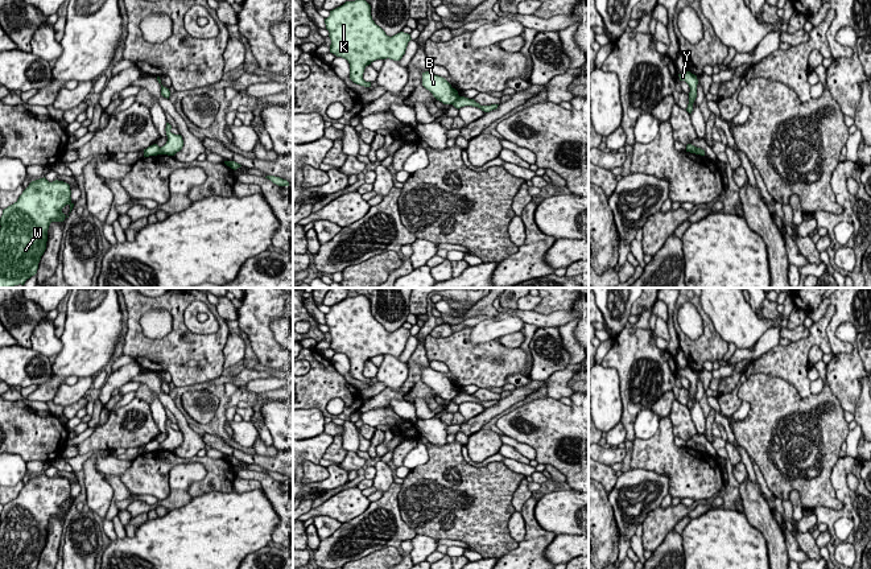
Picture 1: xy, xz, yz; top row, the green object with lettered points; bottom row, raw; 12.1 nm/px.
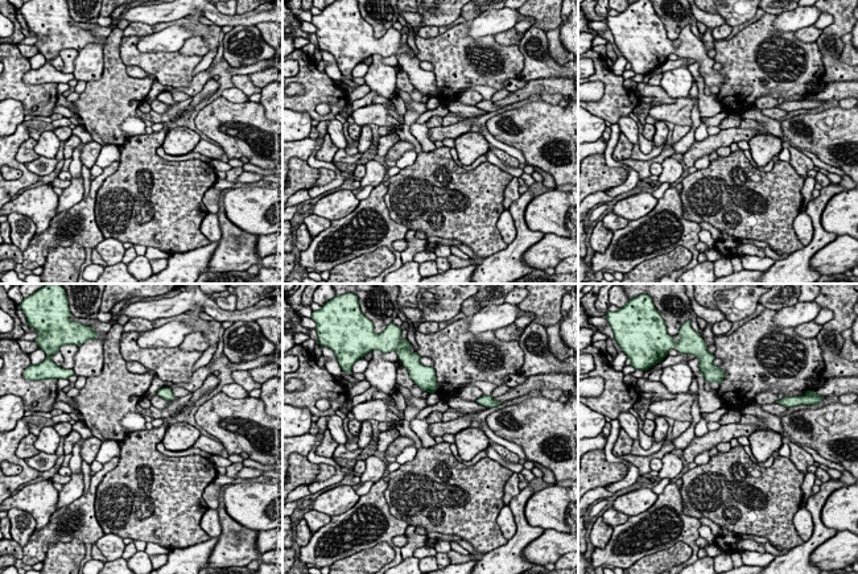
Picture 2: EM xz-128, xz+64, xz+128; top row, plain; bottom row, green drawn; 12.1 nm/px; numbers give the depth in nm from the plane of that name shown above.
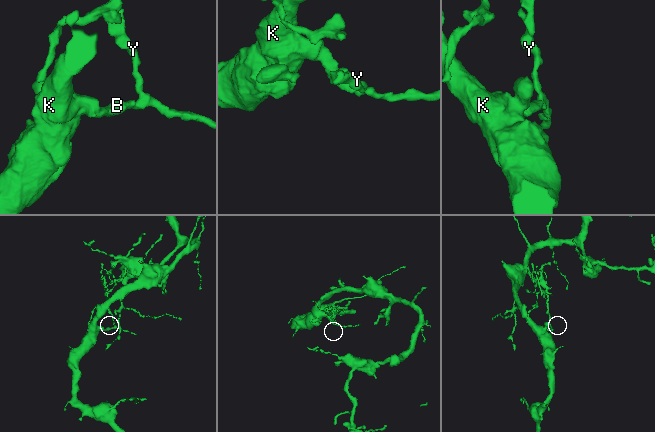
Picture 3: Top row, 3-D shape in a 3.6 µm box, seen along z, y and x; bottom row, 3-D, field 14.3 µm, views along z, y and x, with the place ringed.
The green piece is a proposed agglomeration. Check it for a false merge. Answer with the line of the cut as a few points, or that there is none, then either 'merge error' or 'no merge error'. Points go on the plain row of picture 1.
cut in xz along (458, 391), (451, 399); merge error

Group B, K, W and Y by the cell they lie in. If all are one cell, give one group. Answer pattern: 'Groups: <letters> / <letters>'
Groups: B K W / Y

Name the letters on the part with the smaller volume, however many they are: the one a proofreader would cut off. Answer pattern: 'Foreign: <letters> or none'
Foreign: Y

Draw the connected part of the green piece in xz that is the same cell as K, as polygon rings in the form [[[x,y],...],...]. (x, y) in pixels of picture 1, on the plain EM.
[[[363,294],[330,306],[325,319],[331,335],[330,349],[347,355],[350,375],[364,383],[371,383],[371,378],[363,375],[364,364],[376,355],[400,356],[412,335],[404,327],[387,331],[372,316],[371,301]]]

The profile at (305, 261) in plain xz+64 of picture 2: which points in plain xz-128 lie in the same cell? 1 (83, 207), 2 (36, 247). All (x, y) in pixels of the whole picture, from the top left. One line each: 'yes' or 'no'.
1: yes
2: yes

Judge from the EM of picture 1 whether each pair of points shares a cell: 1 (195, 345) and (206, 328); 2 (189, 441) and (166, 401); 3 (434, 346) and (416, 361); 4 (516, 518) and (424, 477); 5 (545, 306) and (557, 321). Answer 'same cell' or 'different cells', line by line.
1: different cells
2: same cell
3: different cells
4: different cells
5: different cells

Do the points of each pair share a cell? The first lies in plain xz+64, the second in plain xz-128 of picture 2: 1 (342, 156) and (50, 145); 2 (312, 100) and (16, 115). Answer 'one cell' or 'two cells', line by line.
1: two cells
2: two cells

